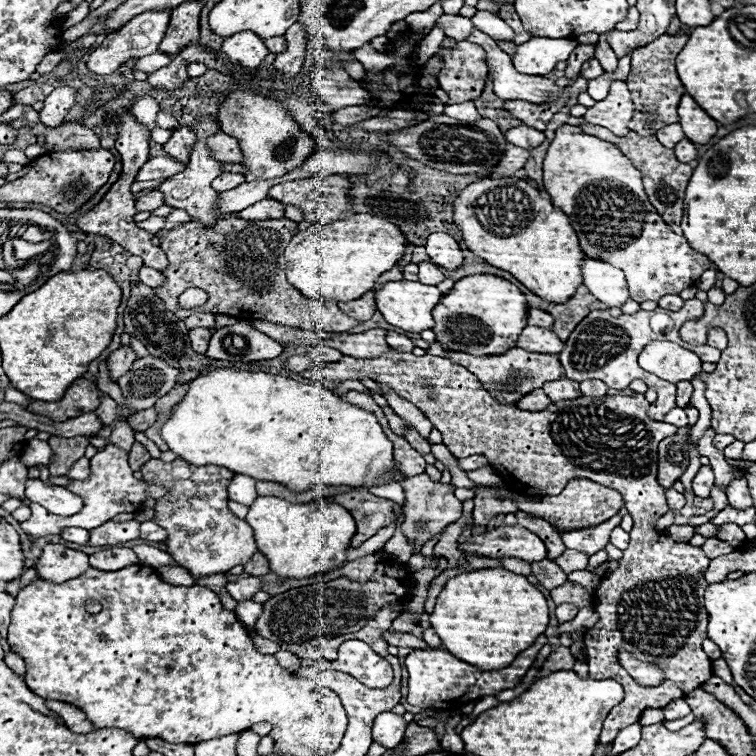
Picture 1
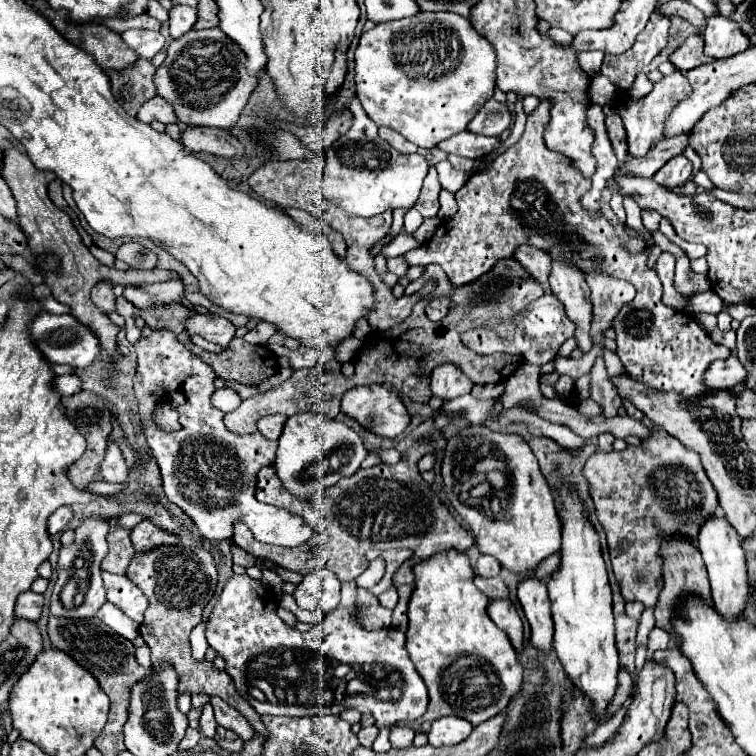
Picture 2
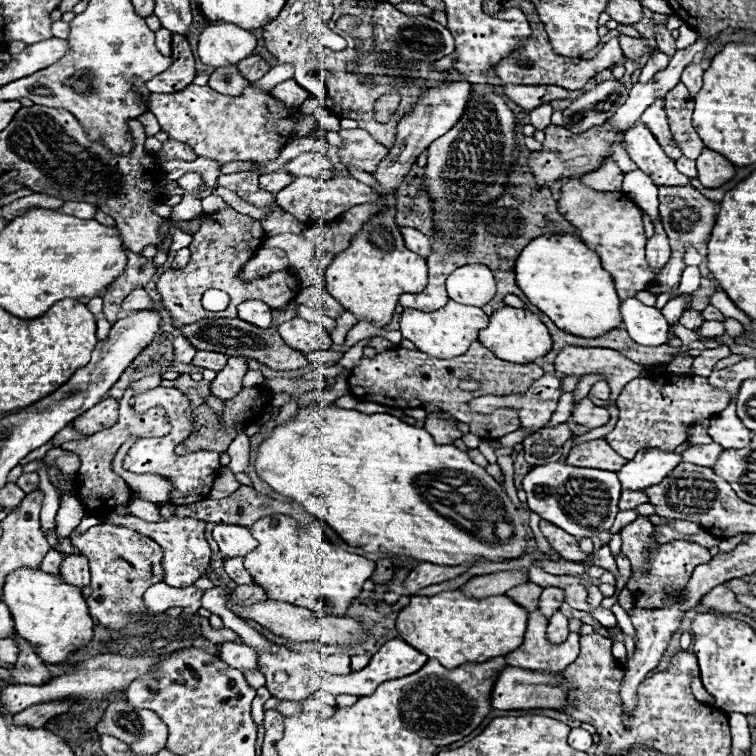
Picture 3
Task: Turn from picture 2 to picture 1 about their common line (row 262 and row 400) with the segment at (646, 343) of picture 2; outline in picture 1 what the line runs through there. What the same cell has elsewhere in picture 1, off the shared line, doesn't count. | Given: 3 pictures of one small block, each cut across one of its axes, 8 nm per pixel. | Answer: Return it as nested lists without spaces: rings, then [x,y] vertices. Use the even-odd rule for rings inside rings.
[[[390,348],[388,352],[376,359],[355,359],[343,356],[338,362],[326,364],[324,367],[313,368],[299,373],[308,379],[327,379],[339,383],[339,380],[358,380],[358,376],[374,376],[376,382],[382,382],[396,390],[402,398],[416,404],[428,420],[442,432],[446,448],[456,458],[466,458],[472,454],[482,454],[490,460],[492,466],[500,472],[500,476],[510,484],[512,490],[520,496],[556,496],[564,490],[568,480],[574,478],[586,478],[596,484],[604,484],[612,490],[618,490],[624,498],[624,506],[628,508],[628,514],[634,518],[634,528],[630,530],[630,546],[624,550],[624,556],[618,562],[618,568],[604,576],[594,590],[594,610],[598,612],[600,620],[592,626],[592,630],[586,630],[584,644],[588,652],[588,666],[592,680],[604,680],[612,678],[624,686],[624,700],[616,704],[610,714],[604,720],[604,728],[600,734],[602,744],[610,744],[620,732],[620,728],[626,728],[628,724],[634,724],[640,720],[642,710],[646,708],[664,708],[672,700],[684,698],[692,688],[700,688],[704,682],[712,678],[712,662],[702,650],[702,640],[706,638],[706,624],[708,614],[704,610],[704,588],[708,582],[704,580],[704,572],[708,568],[708,556],[700,546],[692,546],[690,542],[676,542],[668,534],[656,530],[656,522],[662,514],[666,514],[670,508],[666,504],[664,488],[656,482],[656,450],[660,440],[672,436],[678,428],[666,422],[656,422],[646,416],[648,402],[644,394],[616,394],[616,396],[580,396],[576,400],[562,400],[556,404],[550,404],[542,412],[526,412],[516,406],[502,406],[498,404],[488,392],[480,386],[478,378],[468,372],[464,366],[440,358],[440,356],[414,356],[412,352],[398,352]],[[434,390],[438,396],[436,400],[430,400],[428,392]],[[624,646],[630,650],[632,656],[644,662],[656,662],[664,670],[666,678],[658,688],[640,686],[632,680],[632,676],[618,664],[618,648]]]

